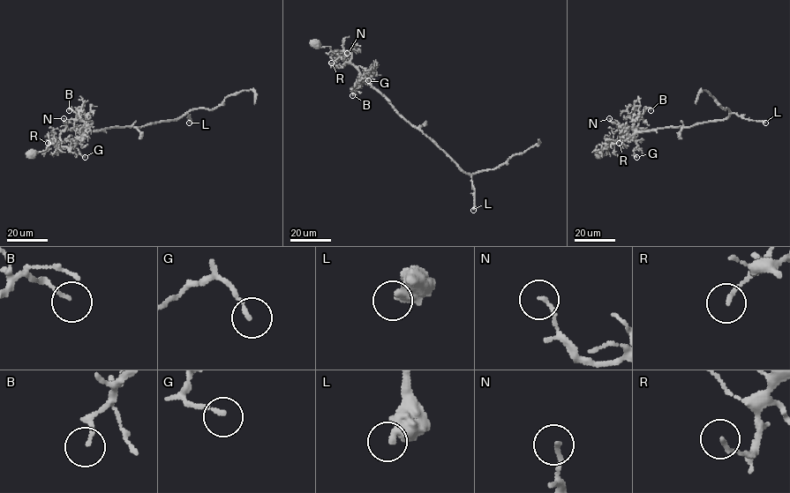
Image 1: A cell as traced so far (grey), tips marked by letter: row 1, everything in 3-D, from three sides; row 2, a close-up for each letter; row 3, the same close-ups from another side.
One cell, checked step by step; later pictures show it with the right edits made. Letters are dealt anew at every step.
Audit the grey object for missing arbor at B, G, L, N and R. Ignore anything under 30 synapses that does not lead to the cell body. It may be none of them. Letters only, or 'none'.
none

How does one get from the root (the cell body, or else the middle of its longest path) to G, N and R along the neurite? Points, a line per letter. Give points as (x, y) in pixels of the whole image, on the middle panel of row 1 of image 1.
G: (315, 44), (329, 47), (358, 70), (358, 80), (362, 78), (368, 80)
N: (315, 44), (329, 47), (345, 60), (343, 65), (349, 61), (347, 53)
R: (315, 44), (329, 47), (340, 56), (334, 63), (331, 63)

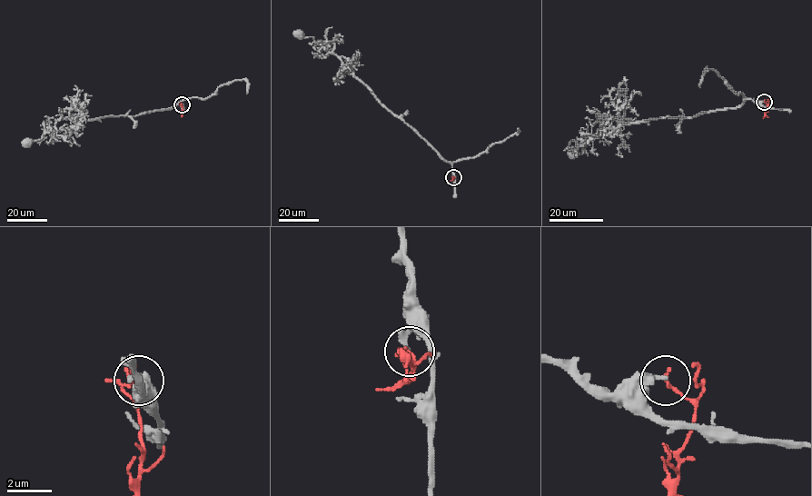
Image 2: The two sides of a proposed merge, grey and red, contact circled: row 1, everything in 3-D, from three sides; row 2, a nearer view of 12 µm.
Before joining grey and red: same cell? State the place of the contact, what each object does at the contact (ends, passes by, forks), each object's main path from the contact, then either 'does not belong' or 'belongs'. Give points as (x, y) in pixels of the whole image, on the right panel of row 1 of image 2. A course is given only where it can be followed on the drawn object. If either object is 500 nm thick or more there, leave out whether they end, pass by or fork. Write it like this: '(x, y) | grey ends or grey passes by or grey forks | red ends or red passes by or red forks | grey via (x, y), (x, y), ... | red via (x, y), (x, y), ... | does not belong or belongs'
(764, 102) | grey ends | red passes by | grey via (764, 101), (747, 99), (737, 106), (691, 117), (623, 123), (612, 134), (584, 139), (574, 153) | red via (765, 102), (768, 106), (763, 117) | does not belong

